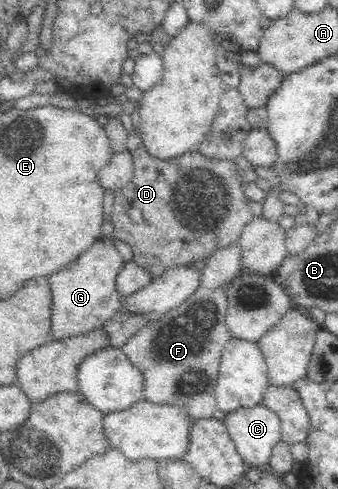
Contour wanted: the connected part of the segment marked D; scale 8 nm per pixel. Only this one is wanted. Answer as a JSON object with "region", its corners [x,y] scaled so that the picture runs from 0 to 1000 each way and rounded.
{"region":[[[411,294],[388,309],[393,317],[393,362],[340,391],[328,450],[334,481],[385,501],[396,530],[450,564],[473,564],[494,548],[615,532],[621,521],[713,485],[725,460],[751,444],[734,403],[734,370],[716,362],[710,337],[692,327],[648,327],[615,321],[580,305],[536,313],[518,329],[450,321],[438,307]]]}

